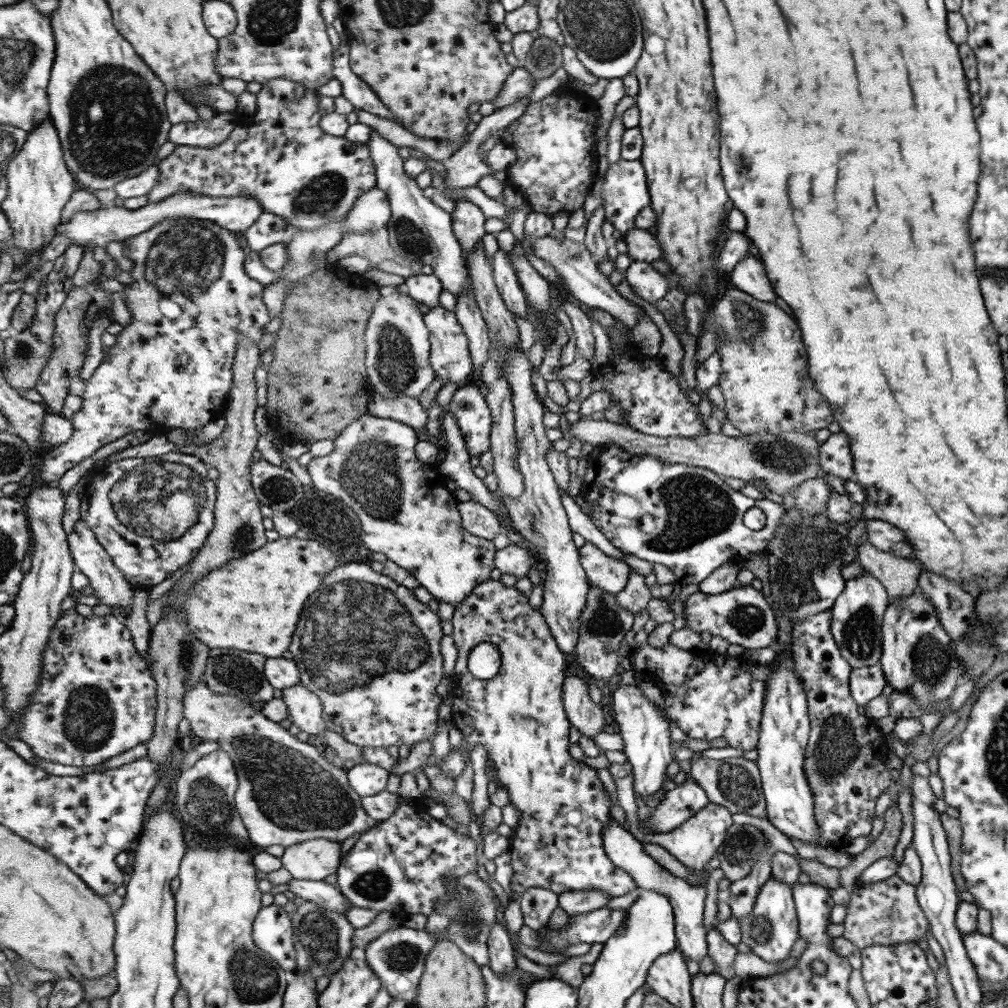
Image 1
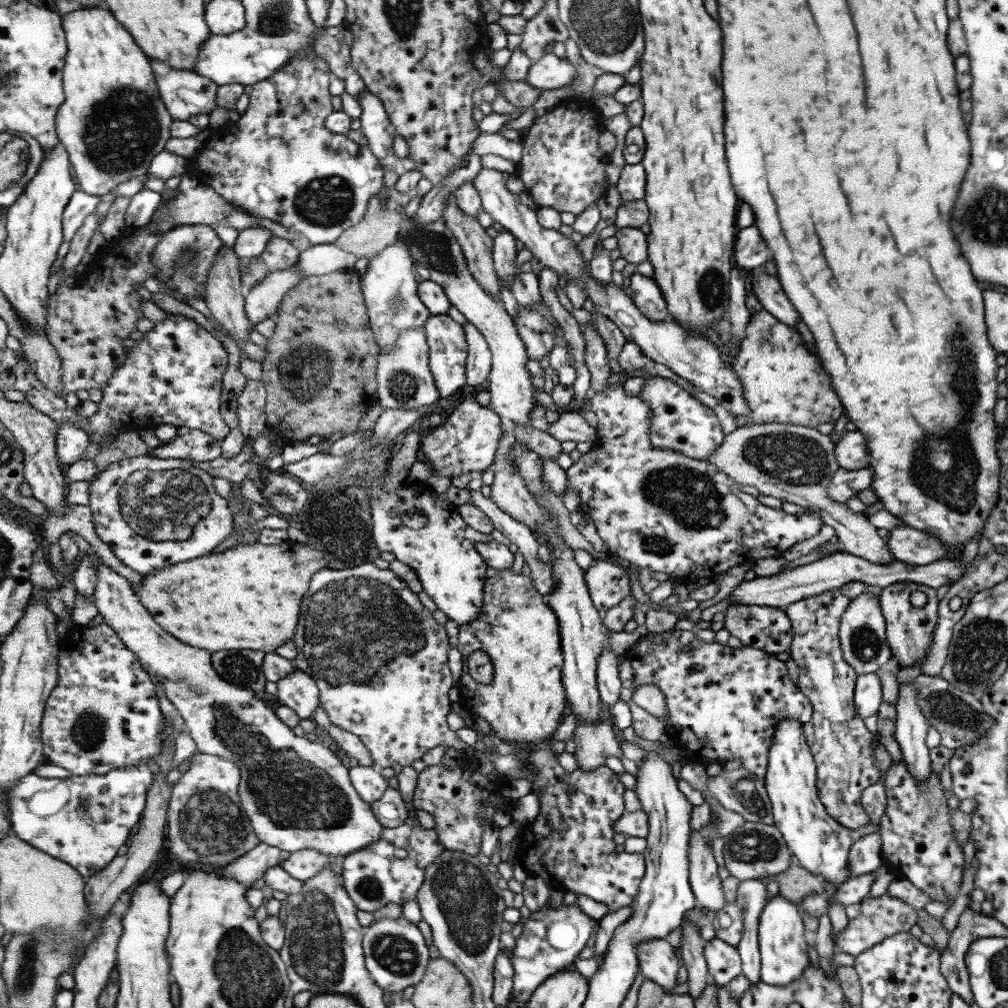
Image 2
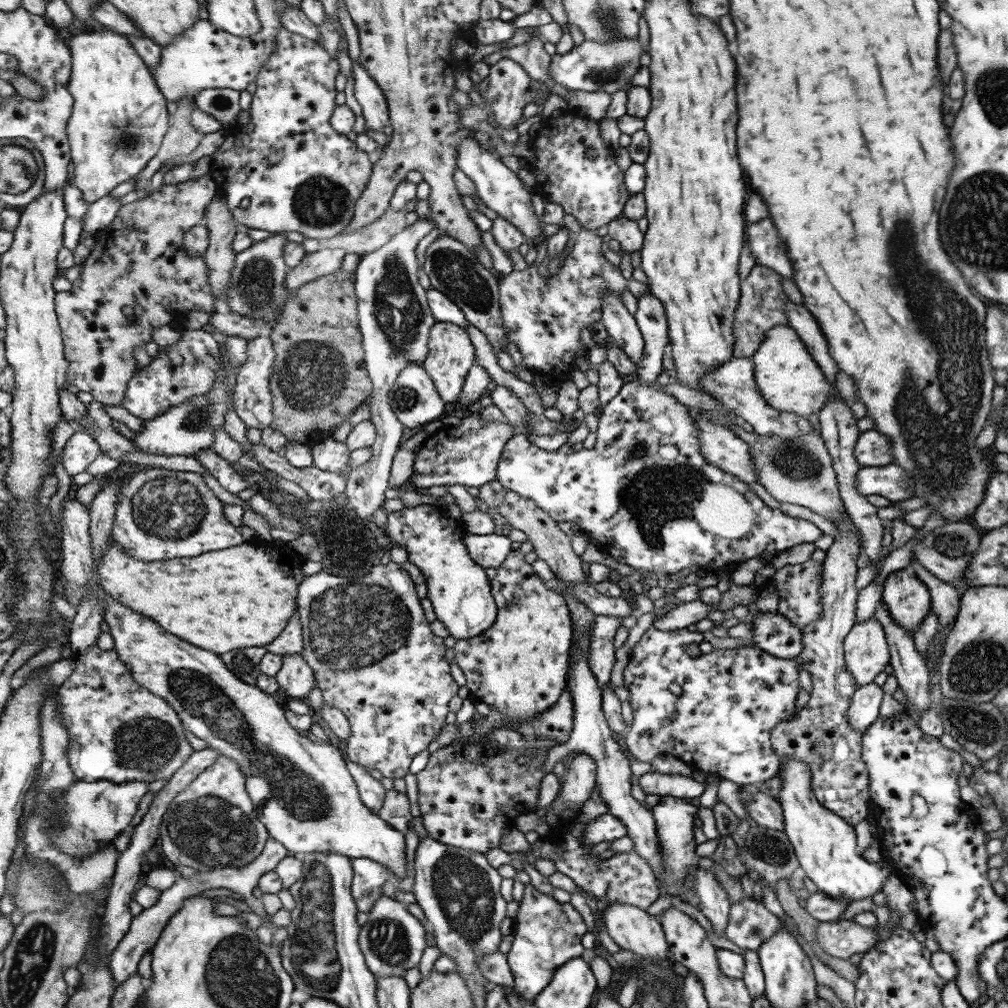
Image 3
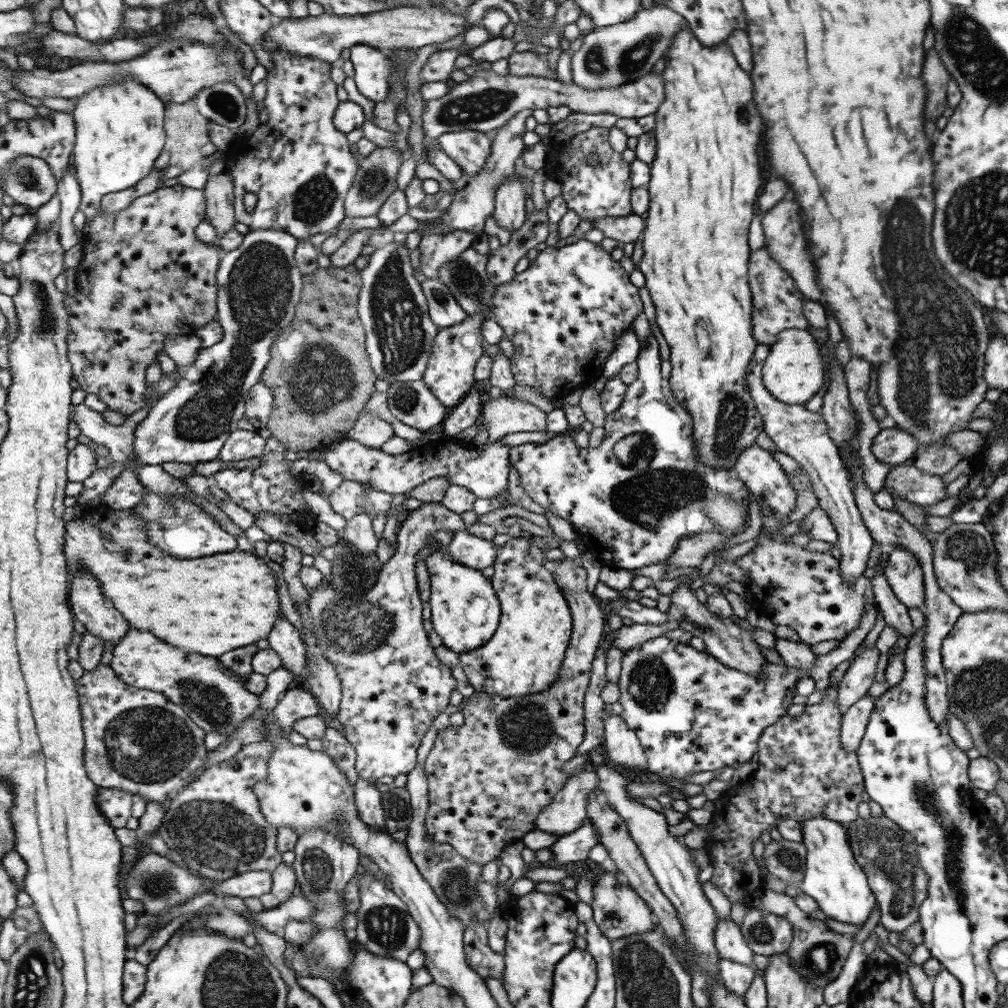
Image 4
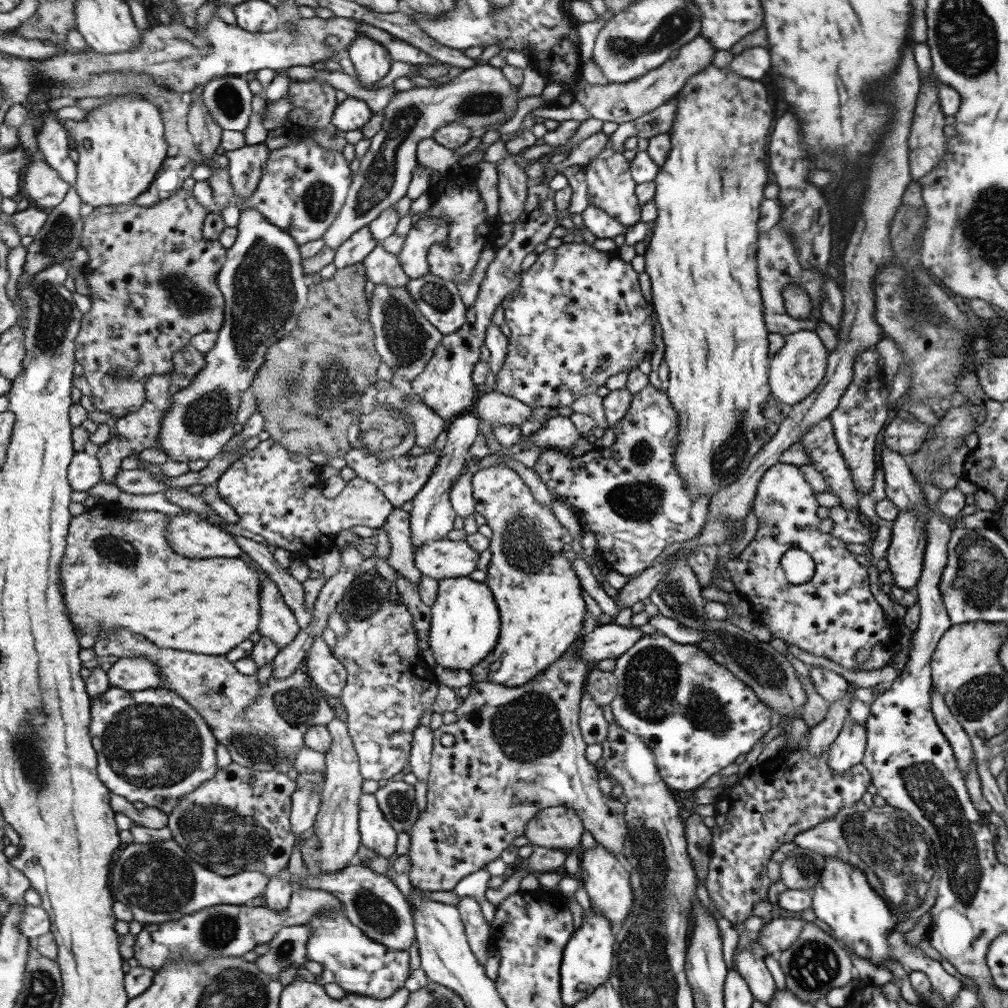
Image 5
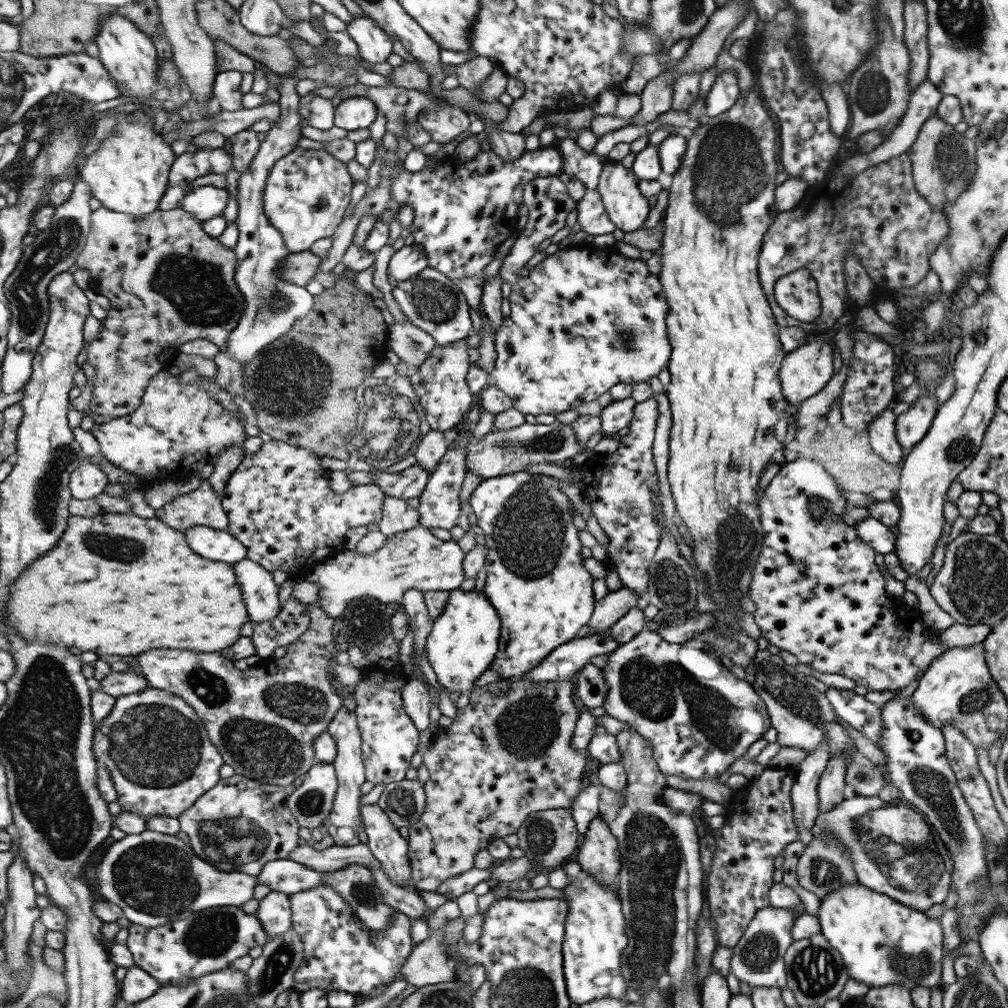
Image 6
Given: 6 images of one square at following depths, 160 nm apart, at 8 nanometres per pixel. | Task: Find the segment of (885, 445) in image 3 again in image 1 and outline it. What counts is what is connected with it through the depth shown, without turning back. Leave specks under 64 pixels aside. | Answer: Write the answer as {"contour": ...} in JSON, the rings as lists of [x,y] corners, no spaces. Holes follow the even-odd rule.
{"contour":[[[838,431],[818,446],[817,460],[823,473],[847,480],[853,477],[851,455],[847,435]]]}

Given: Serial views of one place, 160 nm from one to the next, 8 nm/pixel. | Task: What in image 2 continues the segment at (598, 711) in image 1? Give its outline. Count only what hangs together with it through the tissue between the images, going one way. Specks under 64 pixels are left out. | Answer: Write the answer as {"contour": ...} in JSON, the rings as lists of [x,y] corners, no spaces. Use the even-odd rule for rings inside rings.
{"contour":[[[608,717],[601,719],[598,725],[577,726],[573,739],[577,767],[587,774],[596,774],[599,766],[605,766],[608,756],[622,759],[617,734]]]}

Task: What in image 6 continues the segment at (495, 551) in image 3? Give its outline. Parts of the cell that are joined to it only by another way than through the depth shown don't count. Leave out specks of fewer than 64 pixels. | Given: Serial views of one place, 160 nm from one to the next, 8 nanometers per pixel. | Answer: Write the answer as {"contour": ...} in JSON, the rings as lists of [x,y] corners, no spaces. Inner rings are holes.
{"contour":[[[419,526],[387,539],[384,546],[371,555],[362,557],[348,550],[335,554],[304,578],[321,587],[319,606],[329,618],[336,619],[341,618],[347,604],[356,598],[371,597],[381,603],[394,602],[403,606],[409,589],[419,589],[424,594],[432,590],[459,589],[466,578],[465,558],[457,542],[442,542],[429,532],[429,528]]]}

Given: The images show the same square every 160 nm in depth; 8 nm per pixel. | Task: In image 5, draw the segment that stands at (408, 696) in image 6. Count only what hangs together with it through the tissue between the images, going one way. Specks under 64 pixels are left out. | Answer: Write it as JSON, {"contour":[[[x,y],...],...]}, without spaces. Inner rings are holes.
{"contour":[[[419,725],[412,742],[412,773],[417,780],[428,780],[430,777],[432,752],[434,749],[435,730],[431,726]]]}

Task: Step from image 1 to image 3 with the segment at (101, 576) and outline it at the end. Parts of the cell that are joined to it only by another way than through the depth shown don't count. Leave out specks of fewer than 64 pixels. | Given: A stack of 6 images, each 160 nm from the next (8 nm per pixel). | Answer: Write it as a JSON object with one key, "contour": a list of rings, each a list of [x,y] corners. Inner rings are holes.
{"contour":[[[109,595],[109,602],[104,613],[110,628],[117,652],[121,660],[132,670],[134,678],[153,694],[166,698],[178,712],[184,726],[196,737],[207,742],[209,749],[216,750],[237,760],[248,779],[246,782],[256,813],[261,822],[266,824],[269,834],[282,842],[295,856],[316,852],[335,852],[351,858],[368,858],[381,862],[395,874],[397,881],[407,876],[407,844],[404,832],[395,830],[377,812],[365,806],[361,798],[356,779],[348,768],[341,750],[331,743],[313,742],[301,736],[299,731],[288,721],[286,710],[279,702],[256,685],[237,678],[219,654],[201,650],[167,630],[163,630],[153,618],[133,612],[132,608],[122,605]]]}

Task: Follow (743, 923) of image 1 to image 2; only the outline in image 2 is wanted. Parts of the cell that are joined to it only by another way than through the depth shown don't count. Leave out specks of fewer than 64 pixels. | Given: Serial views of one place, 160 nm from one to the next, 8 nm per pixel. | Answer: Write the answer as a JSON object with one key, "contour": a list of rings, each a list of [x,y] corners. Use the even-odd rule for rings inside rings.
{"contour":[[[777,894],[766,900],[758,916],[756,937],[760,954],[759,981],[769,986],[789,986],[803,976],[803,970],[809,967],[806,953],[807,930],[803,928],[801,917],[795,905]]]}

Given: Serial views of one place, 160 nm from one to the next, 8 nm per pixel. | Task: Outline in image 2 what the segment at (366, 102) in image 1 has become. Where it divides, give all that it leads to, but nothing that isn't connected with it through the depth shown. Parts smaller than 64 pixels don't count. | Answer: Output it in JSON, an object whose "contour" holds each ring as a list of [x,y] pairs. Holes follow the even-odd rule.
{"contour":[[[344,23],[340,26],[335,26],[335,28],[319,31],[319,33],[313,37],[313,46],[315,46],[314,52],[329,63],[333,76],[345,82],[346,92],[359,98],[368,88],[352,64],[352,47],[354,41],[355,36],[351,33],[351,30],[347,28],[347,23]]]}

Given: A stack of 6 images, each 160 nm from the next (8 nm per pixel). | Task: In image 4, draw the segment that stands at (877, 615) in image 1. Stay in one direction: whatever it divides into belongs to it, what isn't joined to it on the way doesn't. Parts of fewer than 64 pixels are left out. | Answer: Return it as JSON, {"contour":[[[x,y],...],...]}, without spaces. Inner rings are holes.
{"contour":[[[875,645],[854,651],[854,658],[849,662],[836,689],[836,703],[841,715],[846,708],[865,695],[873,684],[877,658],[879,653]]]}

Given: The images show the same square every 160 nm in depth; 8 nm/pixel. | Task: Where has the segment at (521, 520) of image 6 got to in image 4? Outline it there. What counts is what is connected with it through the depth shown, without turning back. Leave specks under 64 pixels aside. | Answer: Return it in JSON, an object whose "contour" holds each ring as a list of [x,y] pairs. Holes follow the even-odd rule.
{"contour":[[[348,437],[324,448],[324,460],[331,470],[339,472],[344,480],[371,484],[374,490],[391,495],[406,495],[417,486],[437,477],[447,477],[452,484],[459,484],[471,490],[477,498],[491,500],[497,498],[505,508],[511,505],[509,495],[509,468],[512,464],[510,446],[497,439],[480,447],[455,441],[428,441],[425,445],[411,448],[406,453],[387,455],[380,449],[369,448]],[[518,531],[515,537],[507,541],[503,548],[500,548],[497,561],[494,565],[492,583],[497,596],[502,604],[502,618],[500,629],[487,645],[479,649],[470,650],[468,653],[459,654],[459,664],[463,668],[470,684],[475,691],[482,690],[489,694],[501,695],[503,698],[519,698],[537,694],[552,688],[555,681],[560,677],[566,653],[569,645],[572,644],[572,633],[574,630],[574,619],[572,607],[569,606],[567,595],[564,594],[563,587],[556,581],[556,574],[553,568],[536,564],[529,552],[530,539],[536,540],[529,533],[527,537],[522,535],[524,531]]]}

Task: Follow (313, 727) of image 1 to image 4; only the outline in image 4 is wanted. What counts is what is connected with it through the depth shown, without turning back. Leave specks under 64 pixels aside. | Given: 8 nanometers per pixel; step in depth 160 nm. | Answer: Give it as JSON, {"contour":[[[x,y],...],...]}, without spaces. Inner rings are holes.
{"contour":[[[281,614],[279,624],[269,636],[270,646],[284,662],[284,667],[290,670],[294,677],[303,676],[308,663],[308,650],[297,628]]]}

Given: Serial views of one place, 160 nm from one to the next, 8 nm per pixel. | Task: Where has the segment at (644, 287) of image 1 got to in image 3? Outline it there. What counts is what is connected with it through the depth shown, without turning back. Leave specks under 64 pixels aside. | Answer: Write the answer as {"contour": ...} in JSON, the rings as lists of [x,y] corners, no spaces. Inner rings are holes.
{"contour":[[[649,291],[637,297],[637,312],[634,314],[637,321],[637,328],[640,330],[642,339],[644,340],[643,354],[641,360],[637,364],[637,378],[641,385],[637,385],[637,381],[629,381],[623,385],[621,392],[608,404],[601,407],[600,425],[597,429],[597,444],[593,449],[580,449],[577,446],[571,446],[565,443],[559,450],[545,450],[530,440],[527,435],[517,435],[509,440],[500,462],[497,479],[505,486],[508,491],[517,492],[520,496],[531,498],[537,506],[543,508],[551,518],[557,522],[572,522],[579,526],[588,541],[597,549],[601,550],[605,555],[613,557],[621,564],[628,565],[637,571],[652,572],[653,574],[677,574],[679,570],[691,566],[693,569],[707,566],[713,562],[717,562],[718,566],[733,566],[740,564],[753,557],[759,557],[761,553],[769,553],[775,558],[781,551],[785,551],[791,546],[802,543],[813,543],[822,534],[817,526],[811,524],[807,520],[799,518],[790,518],[782,514],[778,508],[769,508],[767,518],[758,518],[757,514],[751,509],[751,498],[755,496],[750,494],[749,486],[739,481],[735,476],[724,473],[720,468],[713,464],[709,464],[700,453],[700,431],[696,430],[695,421],[689,413],[689,408],[673,399],[671,395],[659,391],[660,386],[655,382],[657,374],[661,372],[661,358],[663,358],[663,348],[668,344],[667,336],[667,319],[665,318],[665,309],[661,302],[657,300]]]}

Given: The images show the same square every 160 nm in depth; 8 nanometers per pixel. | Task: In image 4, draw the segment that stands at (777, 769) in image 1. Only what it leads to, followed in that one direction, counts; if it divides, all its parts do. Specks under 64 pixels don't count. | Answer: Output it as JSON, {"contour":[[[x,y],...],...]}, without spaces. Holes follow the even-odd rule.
{"contour":[[[815,815],[800,823],[800,842],[805,847],[805,870],[798,890],[813,898],[818,909],[831,919],[863,926],[876,904],[866,874],[851,853],[847,831],[840,822]]]}

